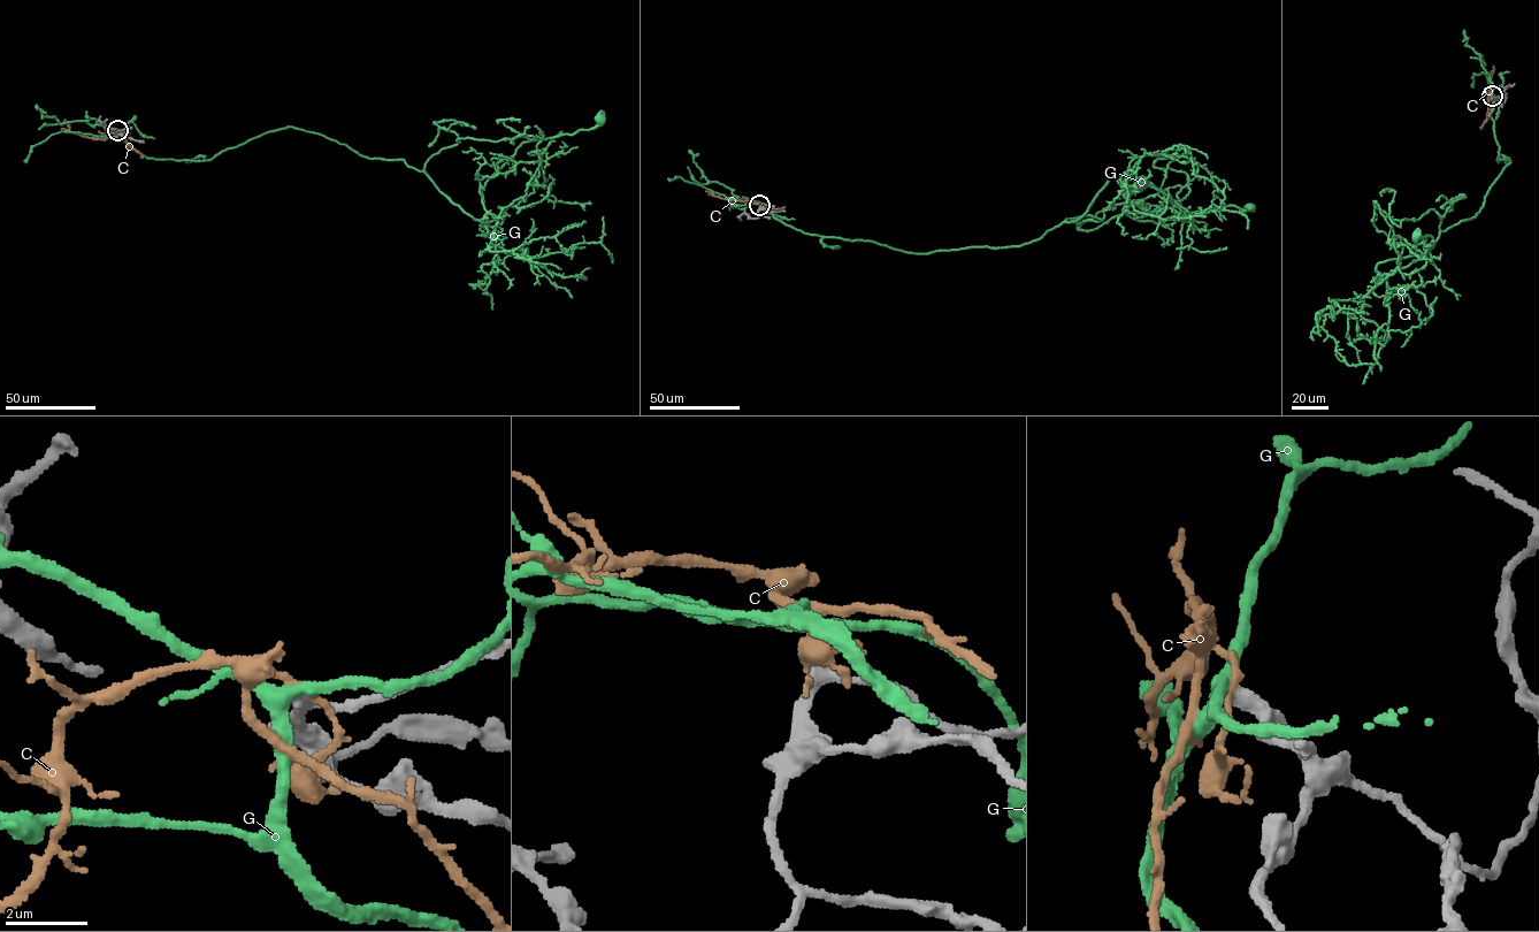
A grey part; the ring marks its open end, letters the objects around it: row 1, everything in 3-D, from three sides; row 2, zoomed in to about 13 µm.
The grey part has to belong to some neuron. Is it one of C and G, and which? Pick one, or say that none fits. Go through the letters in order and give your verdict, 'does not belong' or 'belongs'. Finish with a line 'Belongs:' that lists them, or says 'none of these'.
C: does not belong
G: does not belong
Belongs: none of these

